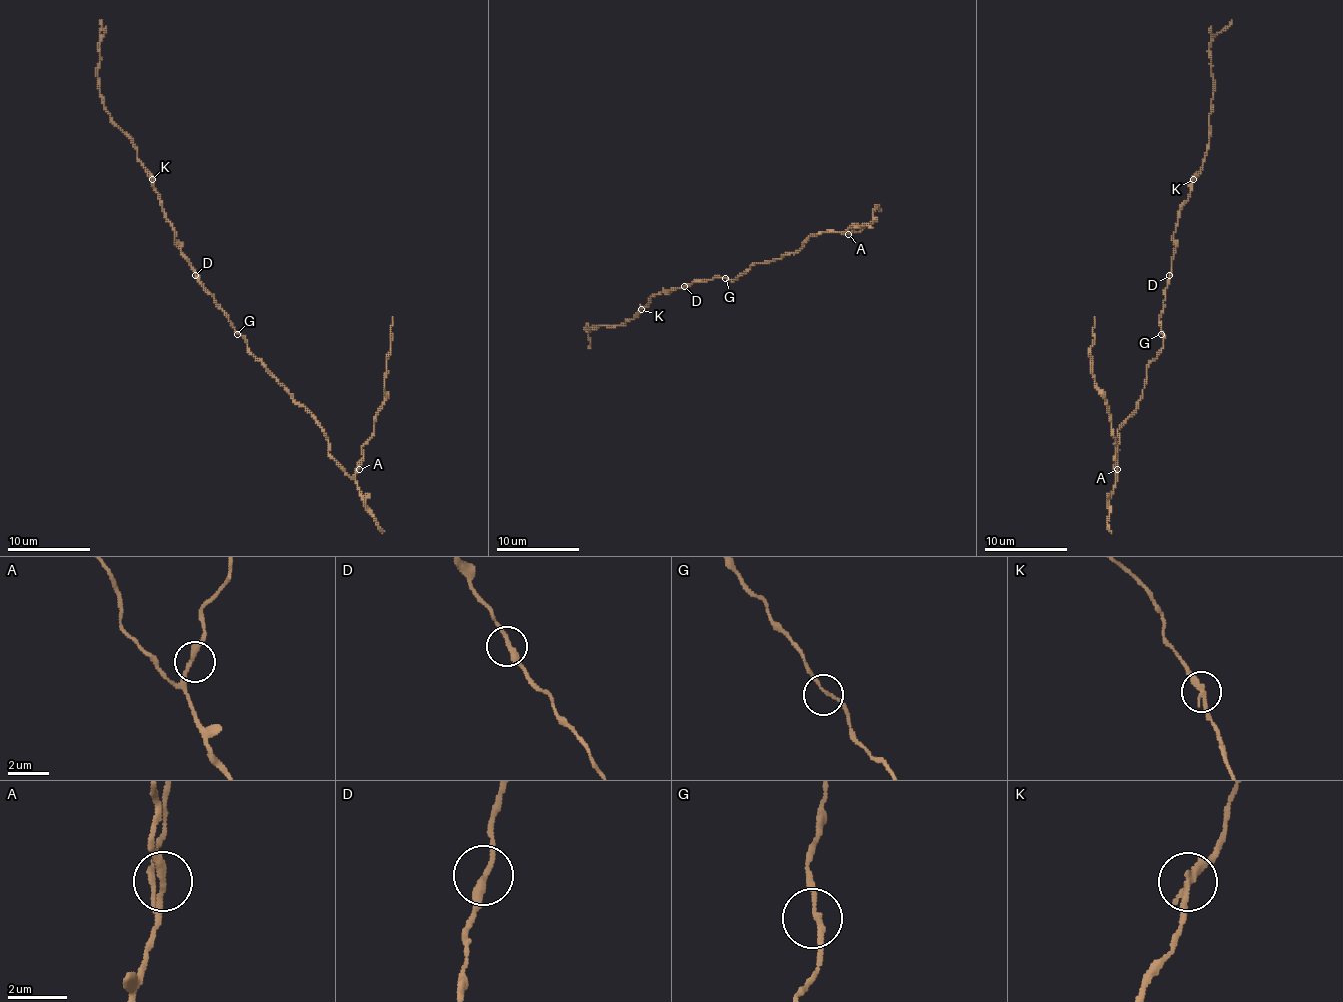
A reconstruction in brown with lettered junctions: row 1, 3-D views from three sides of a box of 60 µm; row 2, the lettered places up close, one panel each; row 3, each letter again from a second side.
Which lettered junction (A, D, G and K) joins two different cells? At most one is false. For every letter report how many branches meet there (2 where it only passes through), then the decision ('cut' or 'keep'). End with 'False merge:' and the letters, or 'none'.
A: 2 branches meet; keep
D: 2 branches meet; keep
G: 2 branches meet; keep
K: 2 branches meet; keep
False merge: none

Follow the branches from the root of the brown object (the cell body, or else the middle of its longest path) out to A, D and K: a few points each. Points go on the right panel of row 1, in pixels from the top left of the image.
A: (1161, 332), (1163, 348), (1146, 369), (1142, 398), (1117, 431), (1115, 477), (1117, 469)
D: (1161, 332), (1159, 315), (1169, 275)
K: (1161, 332), (1159, 315), (1176, 251), (1174, 232), (1178, 213), (1192, 188), (1192, 180)

